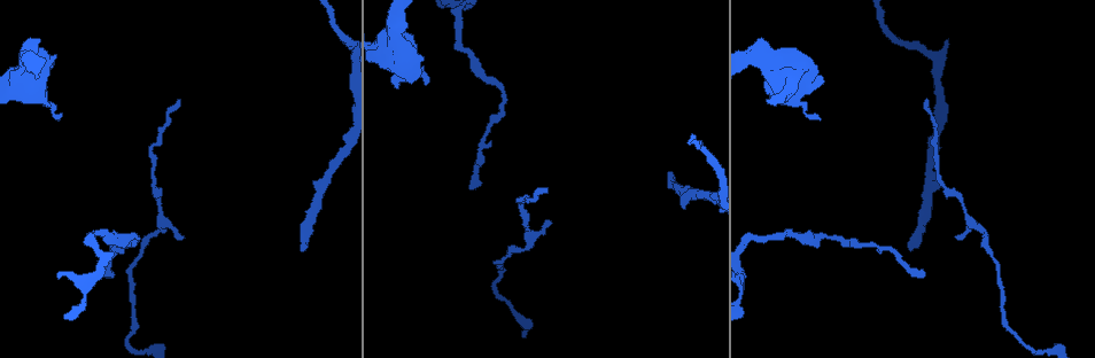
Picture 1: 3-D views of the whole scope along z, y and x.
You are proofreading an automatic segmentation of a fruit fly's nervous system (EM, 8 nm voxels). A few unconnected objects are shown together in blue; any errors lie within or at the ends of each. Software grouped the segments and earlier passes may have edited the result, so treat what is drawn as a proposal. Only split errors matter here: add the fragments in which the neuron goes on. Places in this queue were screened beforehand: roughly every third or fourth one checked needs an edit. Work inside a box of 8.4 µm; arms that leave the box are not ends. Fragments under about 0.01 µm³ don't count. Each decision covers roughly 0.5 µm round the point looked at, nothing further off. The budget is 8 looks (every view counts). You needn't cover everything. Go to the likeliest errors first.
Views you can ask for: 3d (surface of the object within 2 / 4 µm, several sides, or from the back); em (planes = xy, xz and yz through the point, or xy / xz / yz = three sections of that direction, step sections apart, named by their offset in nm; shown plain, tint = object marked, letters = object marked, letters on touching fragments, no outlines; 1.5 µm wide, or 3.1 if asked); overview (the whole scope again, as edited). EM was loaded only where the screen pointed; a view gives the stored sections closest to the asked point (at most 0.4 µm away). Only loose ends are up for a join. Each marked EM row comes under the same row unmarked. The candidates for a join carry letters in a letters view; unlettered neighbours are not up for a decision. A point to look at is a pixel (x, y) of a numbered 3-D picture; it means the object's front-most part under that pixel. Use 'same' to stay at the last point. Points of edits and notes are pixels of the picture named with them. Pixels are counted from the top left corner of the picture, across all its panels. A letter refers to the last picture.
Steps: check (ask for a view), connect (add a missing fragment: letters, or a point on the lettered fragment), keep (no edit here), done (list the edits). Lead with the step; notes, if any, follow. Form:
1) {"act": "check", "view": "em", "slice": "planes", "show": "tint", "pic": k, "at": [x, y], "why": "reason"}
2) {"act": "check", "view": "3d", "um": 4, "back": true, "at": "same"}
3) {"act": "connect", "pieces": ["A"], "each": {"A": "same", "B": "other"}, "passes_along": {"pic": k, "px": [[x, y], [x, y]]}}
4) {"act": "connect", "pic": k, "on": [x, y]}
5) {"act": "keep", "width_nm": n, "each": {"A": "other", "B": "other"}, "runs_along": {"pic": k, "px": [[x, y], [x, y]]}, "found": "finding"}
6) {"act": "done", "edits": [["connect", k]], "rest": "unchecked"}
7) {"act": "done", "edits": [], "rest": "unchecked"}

{"act": "check", "view": "em", "slice": "yz", "step": 4, "show": "letters", "pic": 1, "at": [908, 249], "why": "free end"}

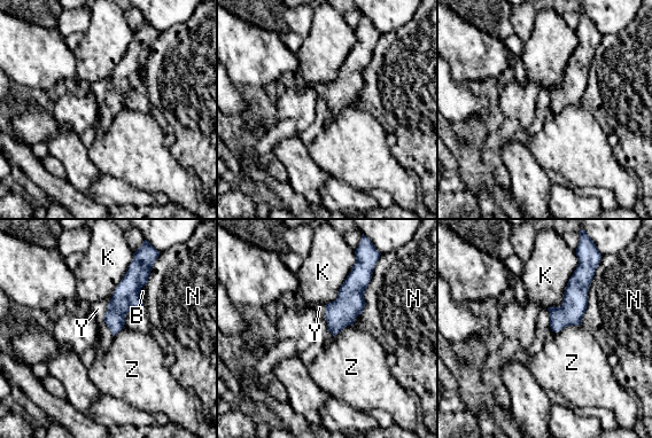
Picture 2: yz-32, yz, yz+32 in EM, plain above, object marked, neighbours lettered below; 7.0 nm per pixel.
{"act": "check", "view": "em", "slice": "planes", "show": "letters", "at": "same"}

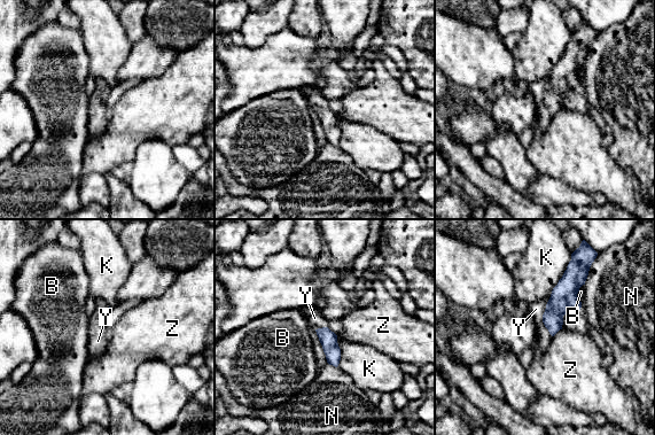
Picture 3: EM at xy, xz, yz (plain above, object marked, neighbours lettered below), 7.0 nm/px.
{"act": "connect", "pieces": ["Y"], "longest_contact_nm": ["K", 360], "each": {"B": "other", "K": "other", "N": "other", "Y": "same", "Z": "other"}, "passes_along": {"pic": 3, "px": [[563, 297], [543, 318], [536, 309]]}, "found": "it goes on there"}

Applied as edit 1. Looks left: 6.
{"act": "check", "view": "em", "slice": "planes", "show": "tint", "pic": 1, "at": [928, 99], "why": "long arm stops here"}

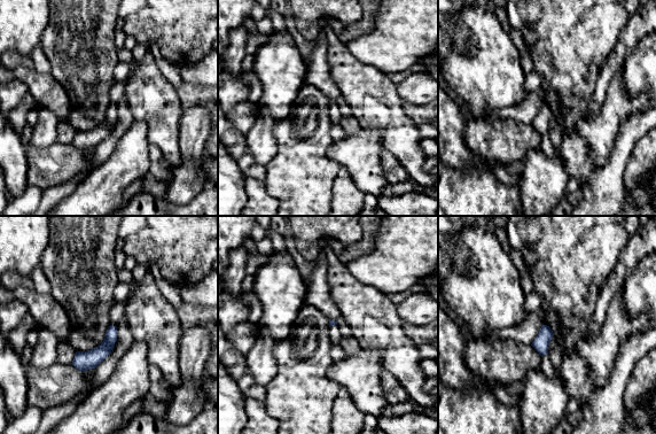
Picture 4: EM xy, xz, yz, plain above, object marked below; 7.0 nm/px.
{"act": "check", "view": "em", "slice": "planes", "show": "letters", "at": "same", "why": "see the neighbours"}

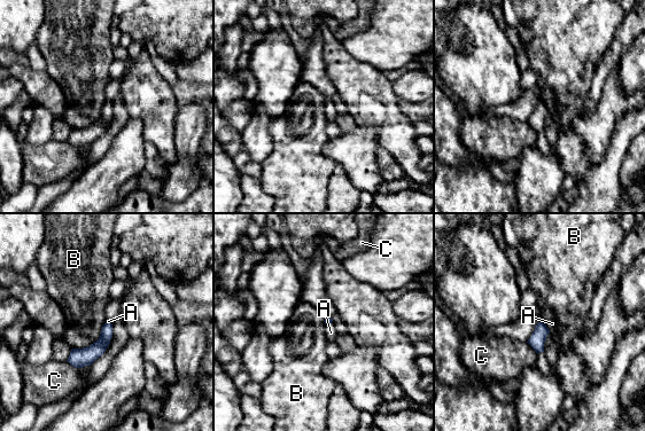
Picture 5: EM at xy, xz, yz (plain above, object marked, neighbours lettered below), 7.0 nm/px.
{"act": "connect", "pieces": ["A"], "each": {"A": "same", "B": "other", "C": "other"}, "passes_along": {"pic": 5, "px": [[538, 337], [546, 327], [552, 323]]}, "found": "it goes on there"}

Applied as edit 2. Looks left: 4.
{"act": "done", "edits": [["connect", 3], ["connect", 5]], "rest": "unchecked"}

